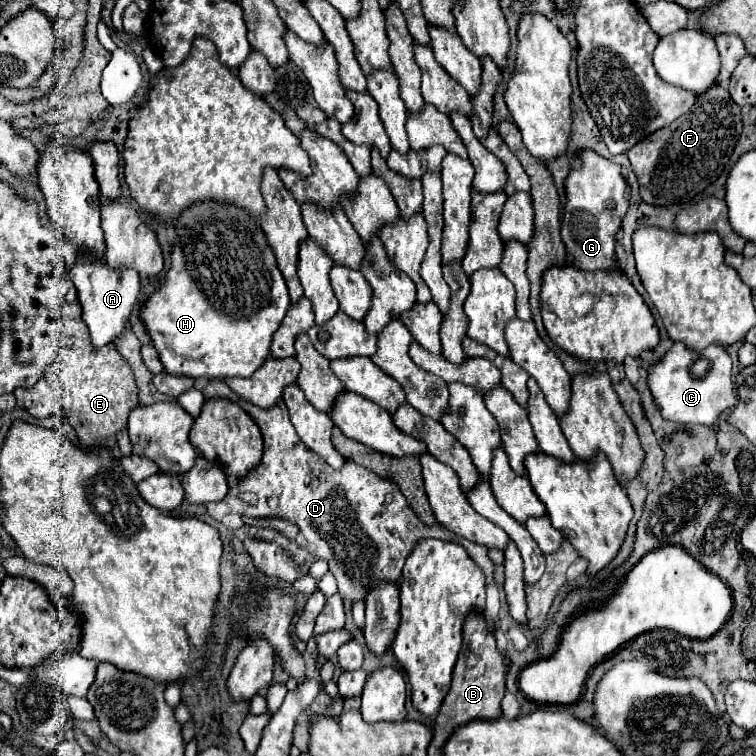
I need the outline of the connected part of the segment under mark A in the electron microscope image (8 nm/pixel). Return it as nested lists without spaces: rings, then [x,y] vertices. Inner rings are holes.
[[[82,256],[74,264],[70,278],[78,290],[78,302],[82,306],[82,318],[90,328],[90,338],[94,348],[104,348],[108,344],[116,344],[116,340],[130,326],[130,314],[134,304],[140,300],[140,278],[134,270],[114,272],[106,266],[104,260]]]

